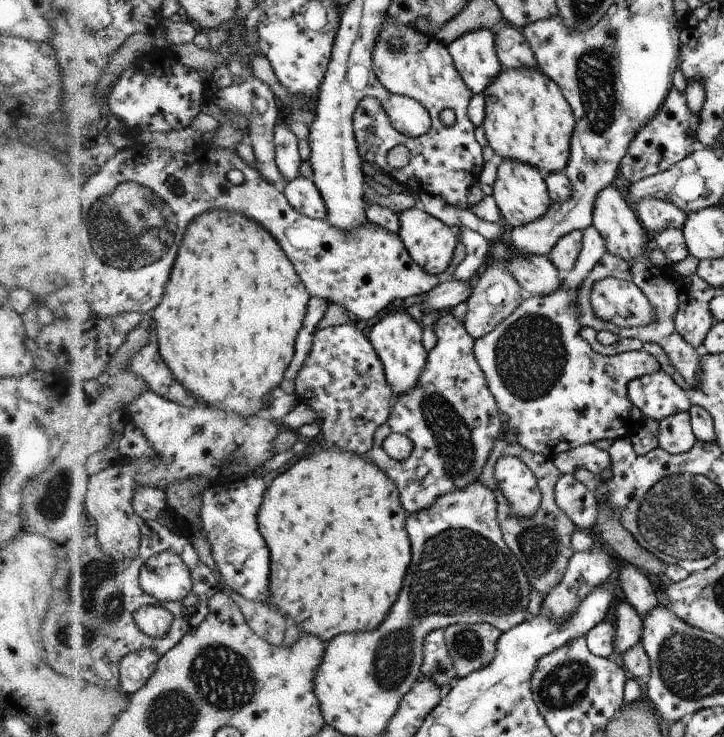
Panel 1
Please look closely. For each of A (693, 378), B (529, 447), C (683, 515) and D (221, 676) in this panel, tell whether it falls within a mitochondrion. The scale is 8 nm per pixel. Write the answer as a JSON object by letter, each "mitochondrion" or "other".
{"A":"other","B":"other","C":"mitochondrion","D":"mitochondrion"}

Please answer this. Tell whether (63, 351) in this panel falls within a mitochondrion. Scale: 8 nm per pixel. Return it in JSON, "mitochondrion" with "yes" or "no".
{"mitochondrion":"no"}

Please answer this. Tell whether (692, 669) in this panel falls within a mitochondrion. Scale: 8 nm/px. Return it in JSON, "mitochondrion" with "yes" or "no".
{"mitochondrion":"yes"}

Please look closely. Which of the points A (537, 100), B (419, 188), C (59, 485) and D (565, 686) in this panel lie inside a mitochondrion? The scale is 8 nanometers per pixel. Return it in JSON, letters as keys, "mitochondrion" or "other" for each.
{"A":"other","B":"other","C":"mitochondrion","D":"mitochondrion"}

